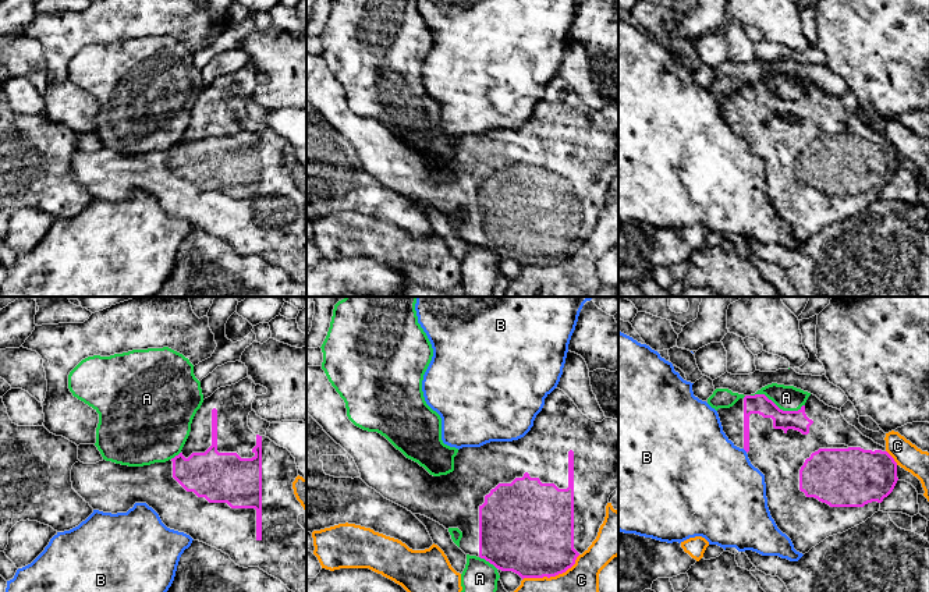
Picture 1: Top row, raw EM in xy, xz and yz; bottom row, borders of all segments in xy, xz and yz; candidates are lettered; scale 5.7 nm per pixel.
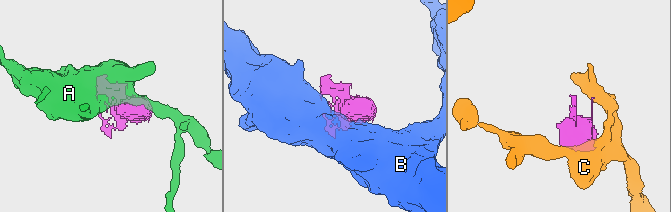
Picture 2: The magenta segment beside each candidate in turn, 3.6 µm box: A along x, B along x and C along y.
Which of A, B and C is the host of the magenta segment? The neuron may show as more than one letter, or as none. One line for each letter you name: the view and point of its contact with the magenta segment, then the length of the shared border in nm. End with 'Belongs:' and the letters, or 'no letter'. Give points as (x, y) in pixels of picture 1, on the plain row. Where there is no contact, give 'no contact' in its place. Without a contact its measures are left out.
Belongs: no letter

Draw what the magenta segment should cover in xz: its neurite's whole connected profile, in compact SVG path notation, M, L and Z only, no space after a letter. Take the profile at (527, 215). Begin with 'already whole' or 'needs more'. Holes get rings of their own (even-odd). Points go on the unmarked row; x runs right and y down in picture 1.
needs more | M306 53L306 100L323 116L323 118L340 132L355 149L361 167L384 187L407 196L412 202L425 203L446 217L458 216L462 220L460 228L460 237L469 244L485 247L496 256L501 259L513 259L524 266L543 266L556 265L565 260L575 252L575 248L582 242L592 230L596 227L600 213L606 205L606 194L610 182L618 176L618 109L613 106L604 106L602 110L596 110L584 103L574 89L560 77L554 77L545 86L542 99L536 103L533 114L521 127L513 130L490 130L481 135L462 135L454 145L454 159L447 163L433 164L418 150L407 146L400 138L397 138L384 124L377 120L368 120L355 114L347 104L347 96L344 88L336 79L329 70L322 54Z

